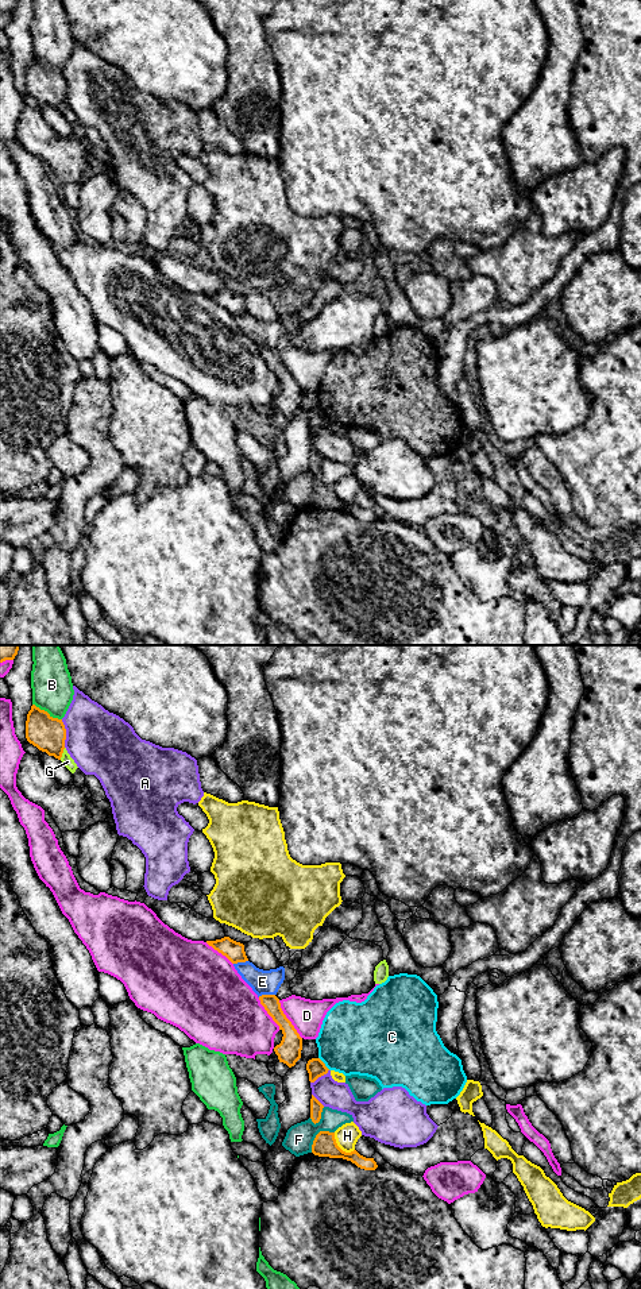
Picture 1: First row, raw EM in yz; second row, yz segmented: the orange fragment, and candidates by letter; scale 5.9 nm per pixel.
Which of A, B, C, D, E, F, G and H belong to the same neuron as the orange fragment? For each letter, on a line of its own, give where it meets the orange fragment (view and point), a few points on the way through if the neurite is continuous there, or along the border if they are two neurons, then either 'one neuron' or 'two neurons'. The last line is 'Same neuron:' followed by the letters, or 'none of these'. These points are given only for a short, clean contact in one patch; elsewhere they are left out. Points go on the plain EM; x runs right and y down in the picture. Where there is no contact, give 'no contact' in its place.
A: meets orange in yz at (65, 85); two neurons
B: meets orange in yz at (46, 64); two neurons
C: meets orange in yz at (324, 416); border along yz (319, 409), (329, 421); two neurons
D: meets orange in yz at (288, 371); two neurons
E: meets orange in yz at (266, 347); border along yz (274, 346), (258, 348); two neurons
F: meets orange in yz at (316, 487); two neurons
G: meets orange in yz at (62, 104); two neurons
H: meets orange in yz at (339, 500); two neurons
Same neuron: none of these

